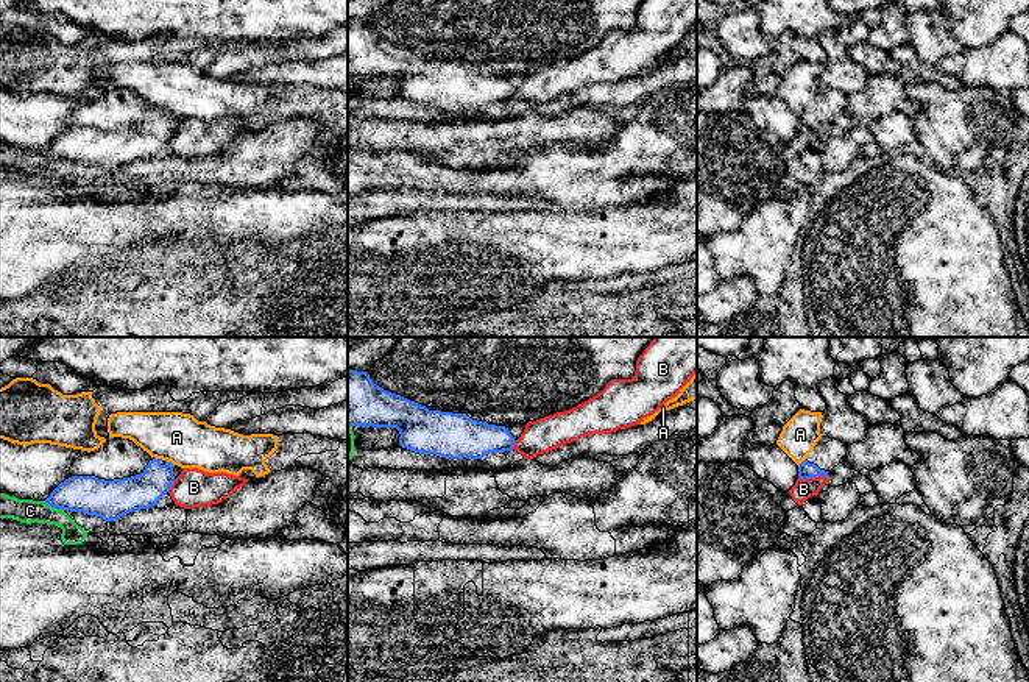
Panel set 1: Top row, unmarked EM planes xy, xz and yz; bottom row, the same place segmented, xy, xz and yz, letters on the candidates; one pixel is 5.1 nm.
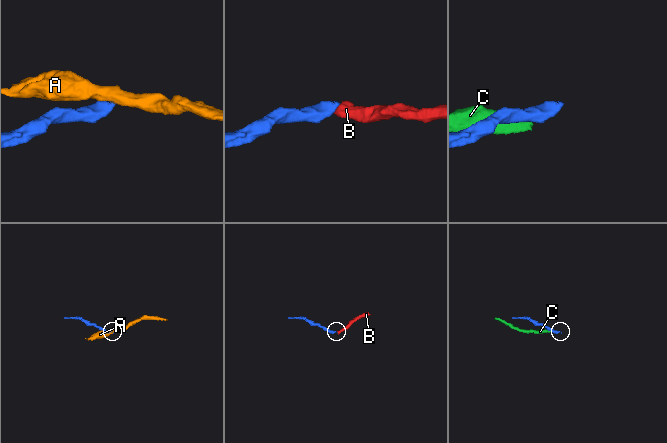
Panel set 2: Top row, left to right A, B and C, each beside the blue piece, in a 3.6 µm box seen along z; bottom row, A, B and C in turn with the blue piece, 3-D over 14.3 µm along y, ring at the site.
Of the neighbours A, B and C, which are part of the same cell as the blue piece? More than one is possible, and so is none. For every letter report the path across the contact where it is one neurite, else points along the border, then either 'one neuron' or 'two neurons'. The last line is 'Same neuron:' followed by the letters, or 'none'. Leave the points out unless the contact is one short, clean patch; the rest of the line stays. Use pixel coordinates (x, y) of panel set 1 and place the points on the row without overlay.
A: border xy (155, 106), (162, 110); two neurons
B: border yz (825, 125), (799, 130); two neurons
C: two neurons
Same neuron: none

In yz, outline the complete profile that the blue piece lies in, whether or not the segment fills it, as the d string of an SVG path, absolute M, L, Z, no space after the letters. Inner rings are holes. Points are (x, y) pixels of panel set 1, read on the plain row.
M822 87L809 106L798 115L798 130L826 126L834 117L847 111L848 95Z

